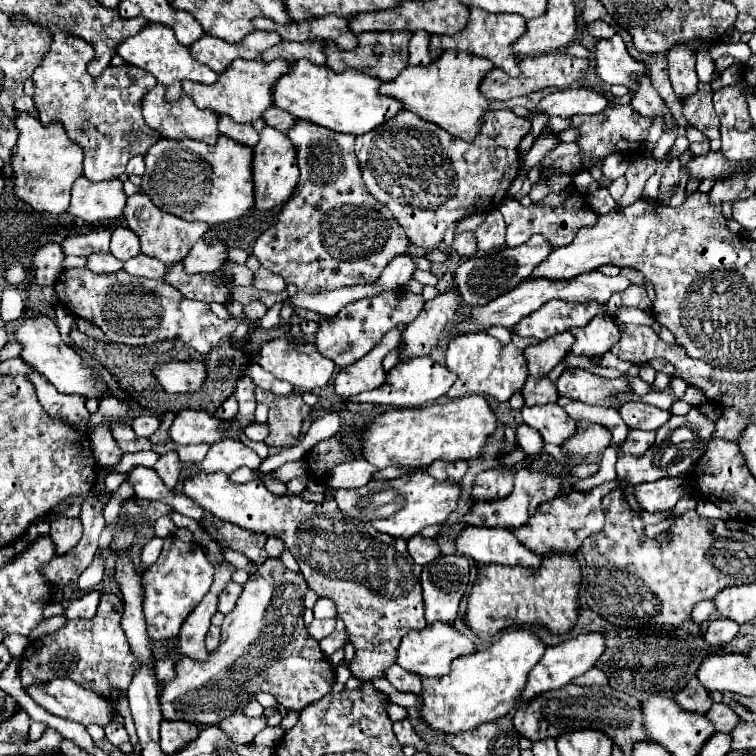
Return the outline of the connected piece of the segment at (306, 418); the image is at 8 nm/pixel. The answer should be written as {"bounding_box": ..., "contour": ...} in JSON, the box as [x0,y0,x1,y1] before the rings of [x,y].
{"bounding_box":[255,387,311,447],"contour":[[[255,387],[255,397],[269,407],[269,437],[267,447],[291,447],[301,437],[301,425],[311,421],[311,407],[303,403],[301,393],[291,393],[287,397],[275,395],[261,387]]]}

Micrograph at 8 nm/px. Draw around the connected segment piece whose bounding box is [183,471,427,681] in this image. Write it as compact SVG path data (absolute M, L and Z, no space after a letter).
M221 471L213 475L199 473L187 479L183 489L187 497L199 503L205 511L213 513L217 519L235 523L241 529L253 533L277 537L285 543L285 547L297 559L299 571L303 573L307 585L317 593L317 597L331 599L337 605L339 619L345 621L345 627L349 629L351 635L351 643L355 647L355 659L351 663L351 671L355 677L361 677L363 681L383 677L385 669L393 665L397 659L397 647L401 637L409 631L419 631L427 625L423 617L423 595L419 583L421 565L415 565L411 561L411 555L407 553L407 541L393 539L385 533L379 533L375 527L369 527L357 519L349 519L349 515L345 515L333 499L313 503L305 501L299 495L295 497L275 495L263 485L263 481L249 481L243 485L235 485L229 481L227 475L221 475Z

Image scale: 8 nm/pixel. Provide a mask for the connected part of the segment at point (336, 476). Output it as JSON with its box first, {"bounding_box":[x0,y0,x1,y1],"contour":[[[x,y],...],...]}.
{"bounding_box":[327,459,375,489],"contour":[[[353,459],[349,463],[341,463],[335,465],[329,471],[329,479],[327,485],[335,487],[335,489],[355,489],[355,487],[363,487],[365,483],[369,483],[371,475],[375,473],[375,467],[369,467],[369,463],[365,459]]]}

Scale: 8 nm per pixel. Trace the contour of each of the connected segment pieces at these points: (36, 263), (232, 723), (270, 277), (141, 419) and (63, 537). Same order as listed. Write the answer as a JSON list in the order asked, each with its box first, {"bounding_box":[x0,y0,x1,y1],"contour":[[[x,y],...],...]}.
[{"bounding_box":[33,243,63,285],"contour":[[[47,243],[33,253],[33,275],[37,285],[53,285],[59,277],[63,251],[57,243]]]},{"bounding_box":[219,713,267,745],"contour":[[[233,713],[229,715],[225,721],[219,723],[219,729],[225,731],[225,735],[229,735],[231,741],[235,741],[237,745],[245,745],[245,743],[253,743],[255,735],[259,731],[263,731],[267,727],[267,717],[245,717],[241,713]]]},{"bounding_box":[251,267,285,291],"contour":[[[259,267],[253,273],[253,283],[251,285],[257,287],[257,289],[267,289],[267,291],[283,291],[285,289],[285,281],[279,275],[275,275],[275,273],[271,273],[263,267]]]},{"bounding_box":[131,413,159,437],"contour":[[[147,413],[147,415],[139,415],[139,417],[133,419],[131,427],[133,427],[133,431],[135,431],[139,437],[149,437],[153,431],[157,431],[157,427],[159,427],[159,419],[157,419],[155,415],[151,415],[151,413]]]},{"bounding_box":[51,517,81,555],"contour":[[[57,517],[51,521],[51,535],[53,545],[57,547],[57,555],[69,553],[81,539],[81,521]]]}]

